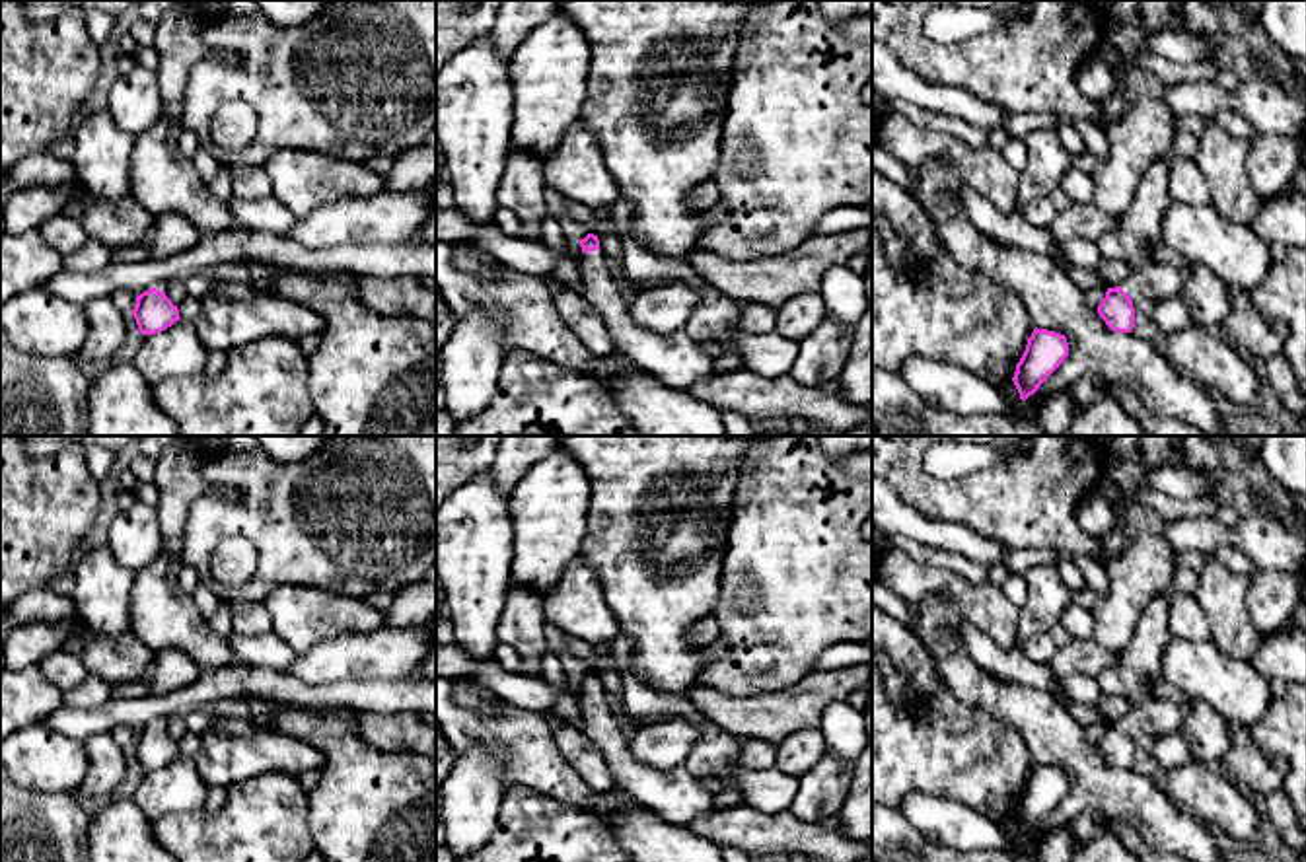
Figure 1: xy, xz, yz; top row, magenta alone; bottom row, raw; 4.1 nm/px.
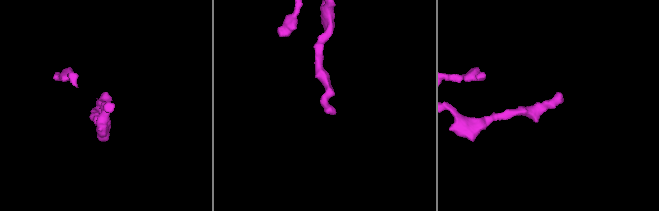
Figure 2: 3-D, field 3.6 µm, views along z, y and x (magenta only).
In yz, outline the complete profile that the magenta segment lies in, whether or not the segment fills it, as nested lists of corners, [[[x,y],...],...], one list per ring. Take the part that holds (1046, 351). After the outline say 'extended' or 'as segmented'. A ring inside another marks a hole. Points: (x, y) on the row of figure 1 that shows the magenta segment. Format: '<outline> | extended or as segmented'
[[[1034,329],[1026,350],[1016,364],[1014,385],[1026,401],[1069,356],[1067,337],[1047,329]]] | as segmented

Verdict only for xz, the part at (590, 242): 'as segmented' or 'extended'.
extended

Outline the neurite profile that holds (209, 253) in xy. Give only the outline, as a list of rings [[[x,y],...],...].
[[[237,230],[200,237],[187,251],[156,261],[109,263],[95,272],[62,270],[41,288],[54,296],[86,305],[97,298],[111,298],[119,290],[136,296],[160,282],[185,282],[193,274],[216,272],[222,265],[265,261],[300,270],[345,270],[374,276],[434,276],[436,243],[360,245],[345,243],[327,249],[304,249],[282,235]]]

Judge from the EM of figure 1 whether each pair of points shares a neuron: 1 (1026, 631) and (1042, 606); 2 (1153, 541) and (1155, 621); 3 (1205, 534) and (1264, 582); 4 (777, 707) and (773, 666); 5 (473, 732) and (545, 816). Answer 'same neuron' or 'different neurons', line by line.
1: same neuron
2: different neurons
3: different neurons
4: different neurons
5: different neurons

